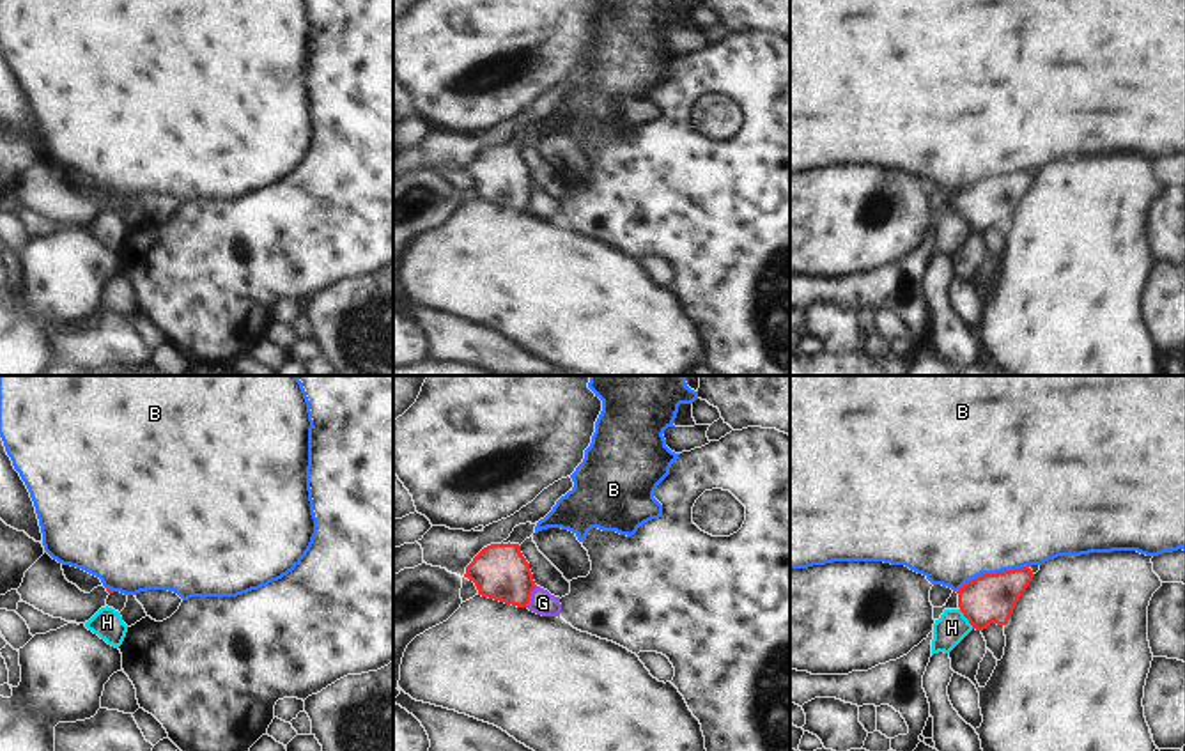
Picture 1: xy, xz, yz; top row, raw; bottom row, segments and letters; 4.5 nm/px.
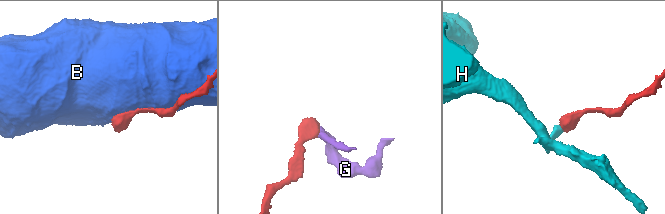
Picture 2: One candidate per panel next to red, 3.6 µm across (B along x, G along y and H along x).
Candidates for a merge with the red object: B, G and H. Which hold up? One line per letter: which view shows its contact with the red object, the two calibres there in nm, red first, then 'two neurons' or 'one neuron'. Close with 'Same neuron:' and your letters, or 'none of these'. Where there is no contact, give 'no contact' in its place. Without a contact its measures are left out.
B: contact in yz; calibres 220 and 480 nm; two neurons
G: contact in xz; calibres 260 and 110 nm; two neurons
H: contact in yz; calibres 220 and 150 nm; two neurons
Same neuron: none of these

